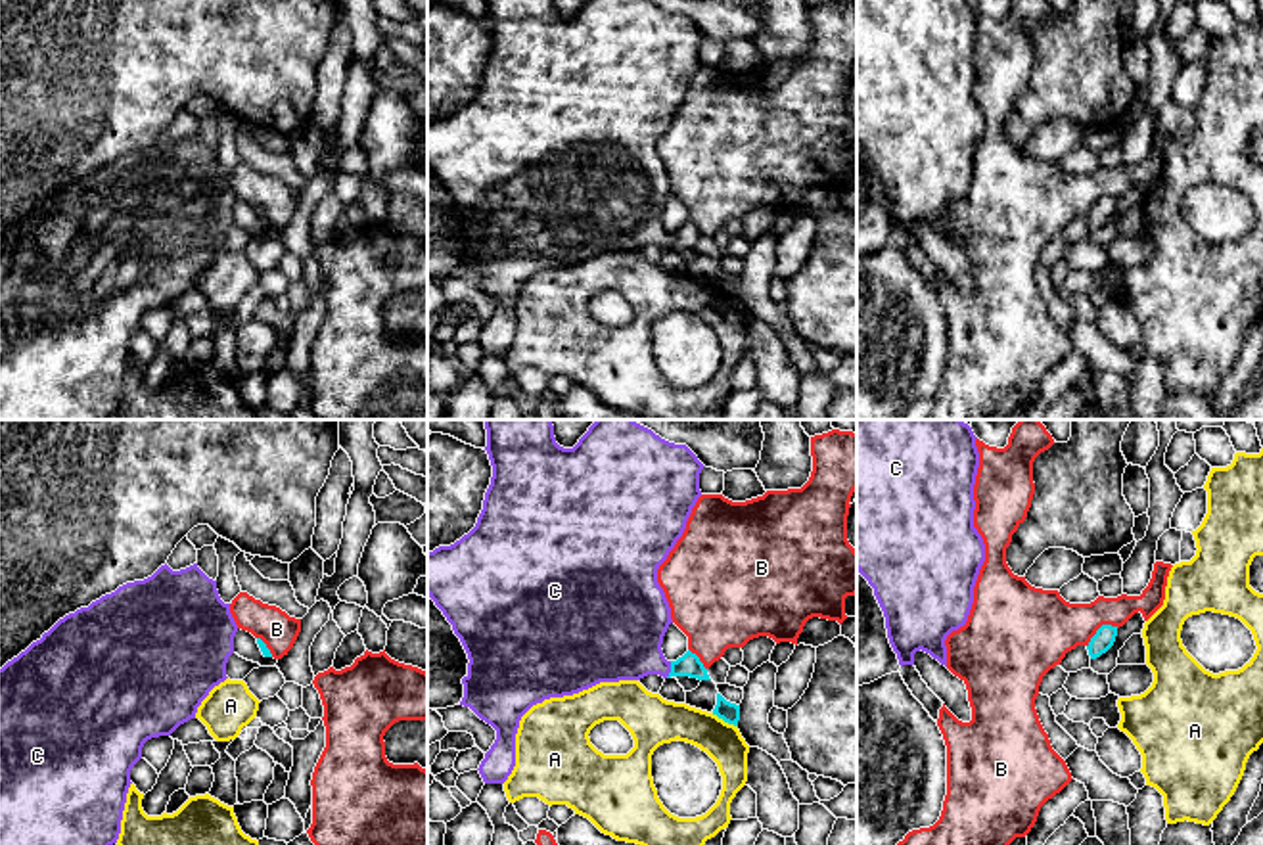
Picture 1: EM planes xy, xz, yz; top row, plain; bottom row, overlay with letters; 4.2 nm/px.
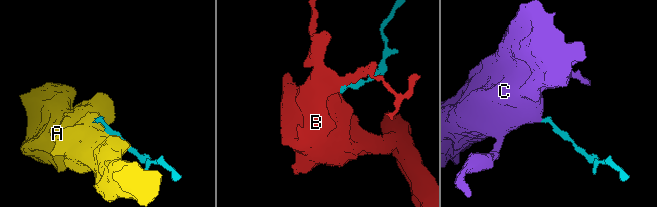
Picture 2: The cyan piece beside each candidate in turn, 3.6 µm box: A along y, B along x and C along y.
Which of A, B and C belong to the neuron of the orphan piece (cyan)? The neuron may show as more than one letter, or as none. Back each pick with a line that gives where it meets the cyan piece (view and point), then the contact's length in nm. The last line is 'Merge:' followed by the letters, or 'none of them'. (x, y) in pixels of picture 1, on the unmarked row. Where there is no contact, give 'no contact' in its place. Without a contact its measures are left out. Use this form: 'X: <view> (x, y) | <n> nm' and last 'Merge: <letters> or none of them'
C: xz (671, 240) | 80 nm
Merge: C

